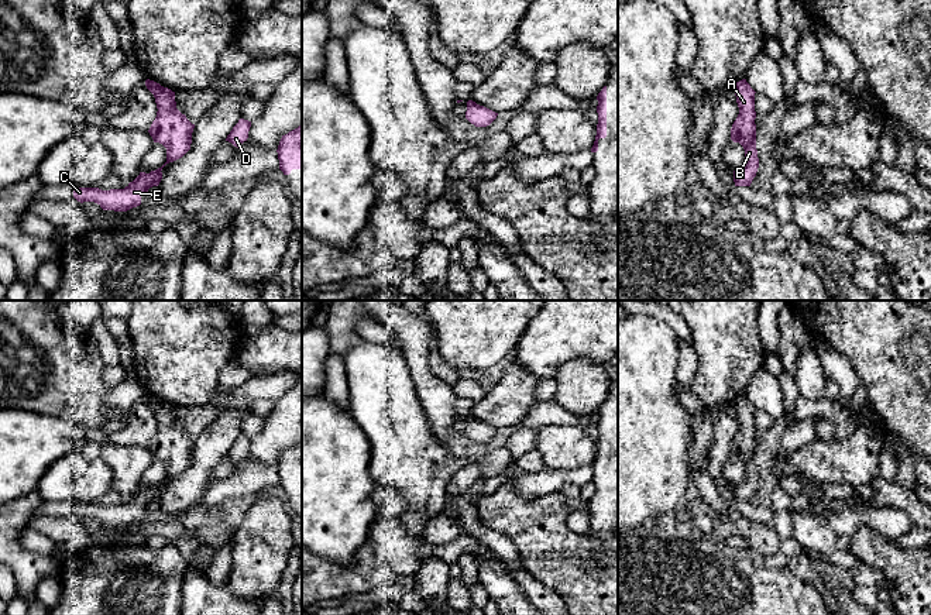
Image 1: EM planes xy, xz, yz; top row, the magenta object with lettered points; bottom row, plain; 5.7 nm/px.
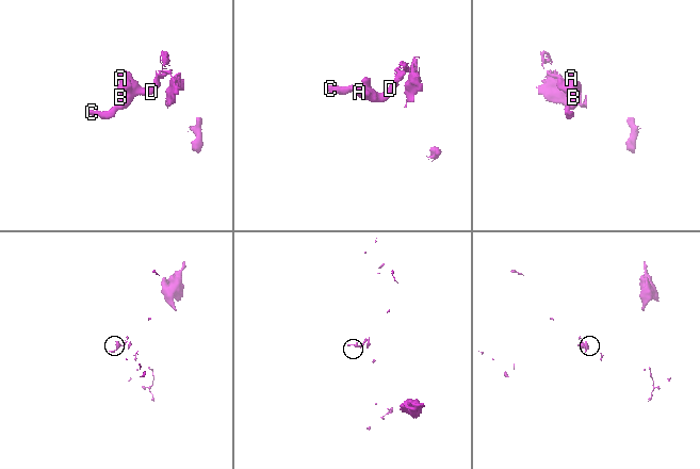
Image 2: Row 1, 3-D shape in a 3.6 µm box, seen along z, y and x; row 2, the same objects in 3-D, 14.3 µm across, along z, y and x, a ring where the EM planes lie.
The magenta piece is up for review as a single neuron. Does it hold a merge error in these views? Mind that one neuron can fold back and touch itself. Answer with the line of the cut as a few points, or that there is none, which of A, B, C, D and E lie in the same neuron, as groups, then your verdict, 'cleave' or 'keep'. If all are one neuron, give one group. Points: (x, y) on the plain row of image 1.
cut none; groups A B C D E; keep

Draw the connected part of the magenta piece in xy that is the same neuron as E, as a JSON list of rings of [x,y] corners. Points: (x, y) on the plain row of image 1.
[[[150,395],[145,396],[145,402],[154,410],[158,425],[148,449],[154,458],[159,458],[166,464],[166,478],[150,489],[140,488],[124,505],[72,504],[73,513],[78,518],[95,518],[103,526],[114,528],[127,528],[137,523],[141,520],[141,512],[150,504],[159,501],[162,484],[182,474],[190,465],[195,440],[176,425],[175,408]]]

